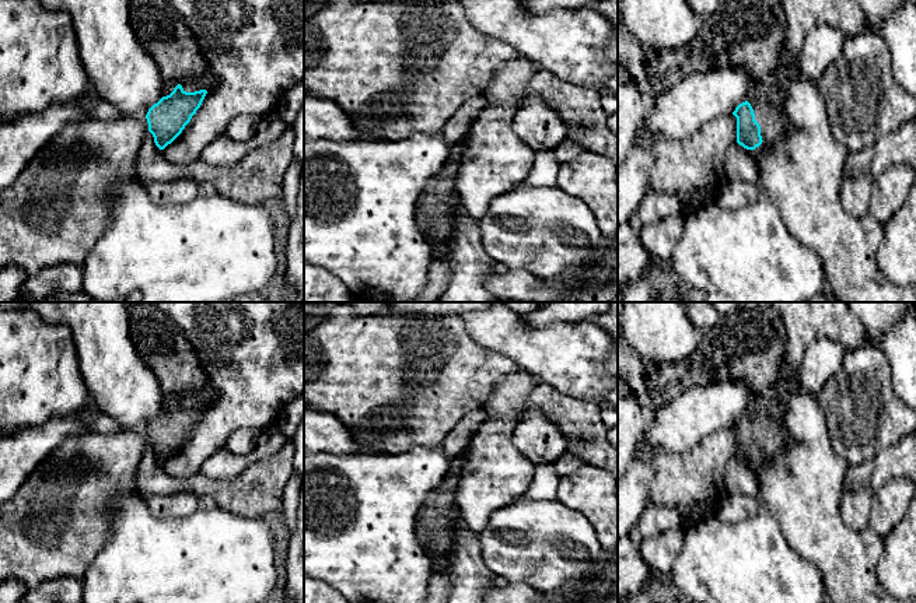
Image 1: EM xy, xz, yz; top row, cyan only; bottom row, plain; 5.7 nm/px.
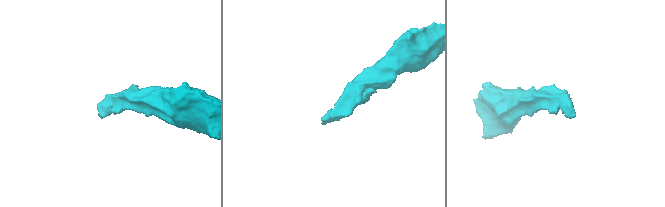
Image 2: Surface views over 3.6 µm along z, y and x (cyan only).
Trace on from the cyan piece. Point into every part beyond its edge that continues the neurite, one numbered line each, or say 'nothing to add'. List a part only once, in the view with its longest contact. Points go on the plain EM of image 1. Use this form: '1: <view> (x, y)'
1: yz (765, 410)

